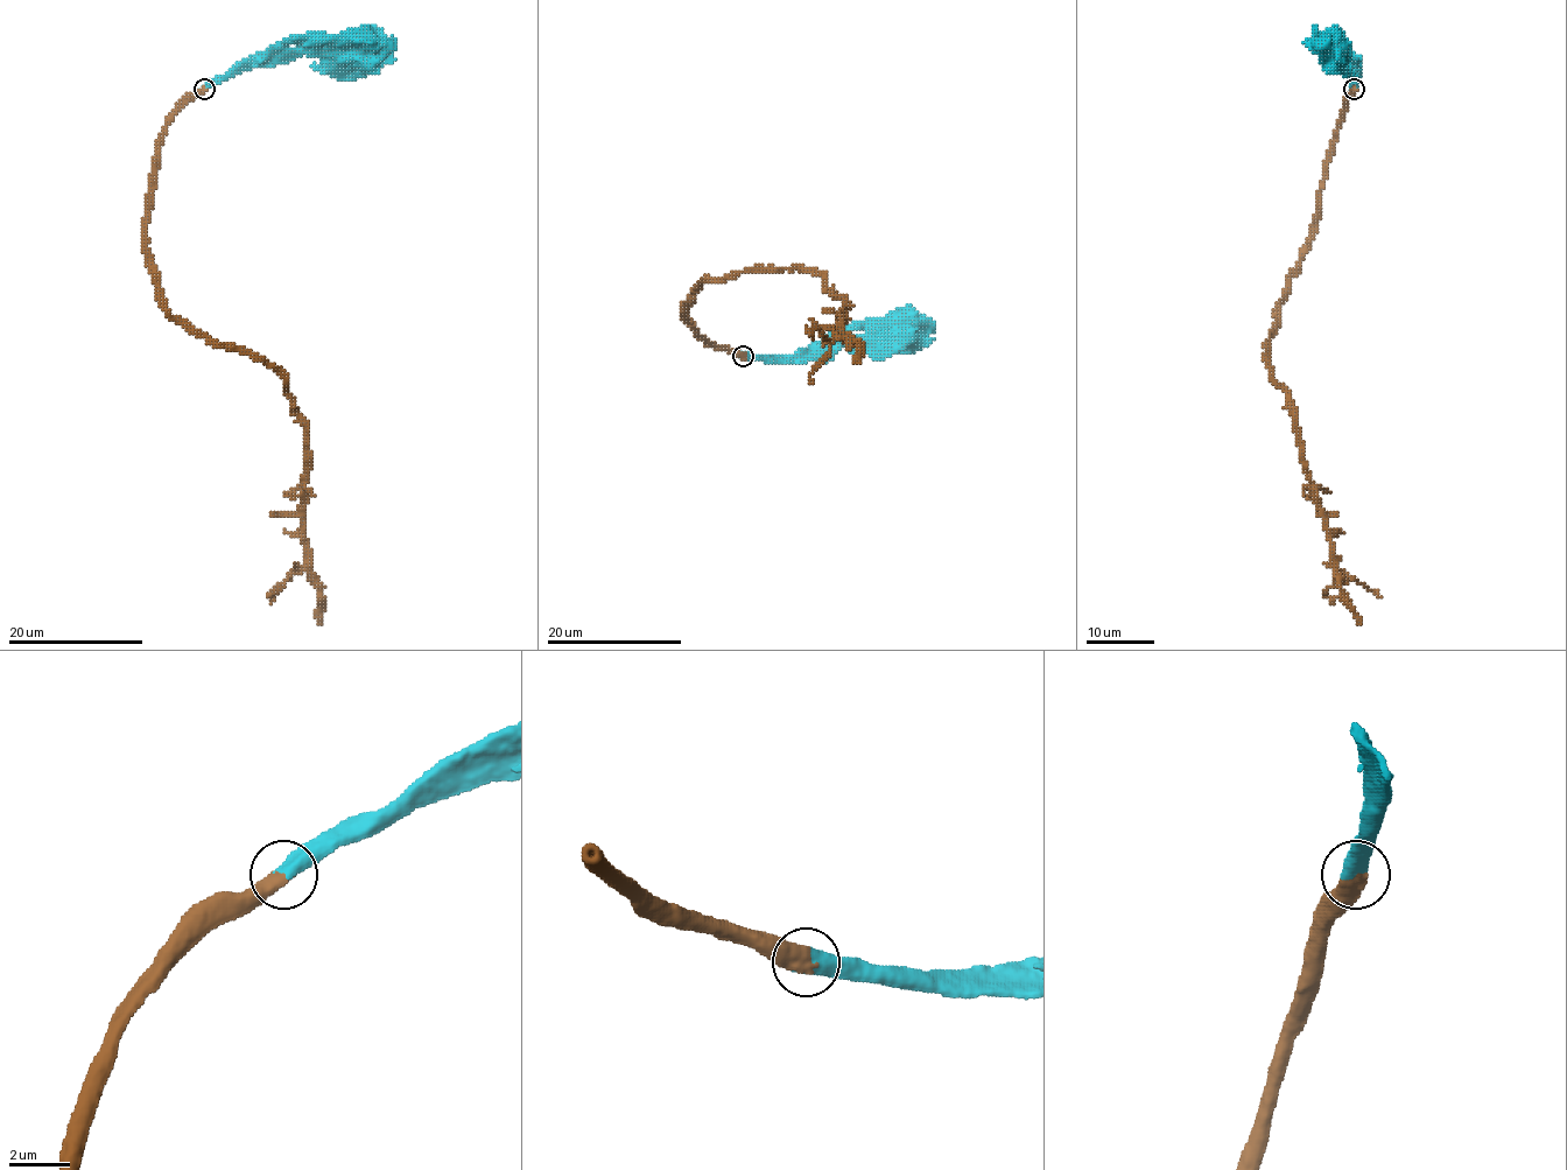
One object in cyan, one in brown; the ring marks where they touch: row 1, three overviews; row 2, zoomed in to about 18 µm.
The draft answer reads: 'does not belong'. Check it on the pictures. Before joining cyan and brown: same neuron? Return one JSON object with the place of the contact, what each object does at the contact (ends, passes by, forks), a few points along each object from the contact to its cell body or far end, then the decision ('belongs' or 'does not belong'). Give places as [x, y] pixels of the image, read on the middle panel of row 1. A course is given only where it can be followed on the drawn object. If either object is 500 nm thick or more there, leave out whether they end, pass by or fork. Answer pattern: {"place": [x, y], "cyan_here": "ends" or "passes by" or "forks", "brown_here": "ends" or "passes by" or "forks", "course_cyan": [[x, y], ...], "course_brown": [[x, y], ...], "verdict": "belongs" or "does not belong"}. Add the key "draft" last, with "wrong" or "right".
{"place": [743, 356], "course_cyan": [[743, 355], [827, 358], [842, 343], [886, 338], [897, 345], [899, 338]], "course_brown": [[743, 355], [684, 320], [694, 291], [705, 279], [814, 268], [844, 301], [845, 331], [812, 382]], "verdict": "belongs", "draft": "wrong"}

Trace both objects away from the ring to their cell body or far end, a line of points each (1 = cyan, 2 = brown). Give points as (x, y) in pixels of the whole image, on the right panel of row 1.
1: (1353, 89), (1356, 61), (1336, 50)
2: (1353, 89), (1318, 219), (1279, 303), (1266, 368), (1291, 406), (1336, 569), (1379, 597)

